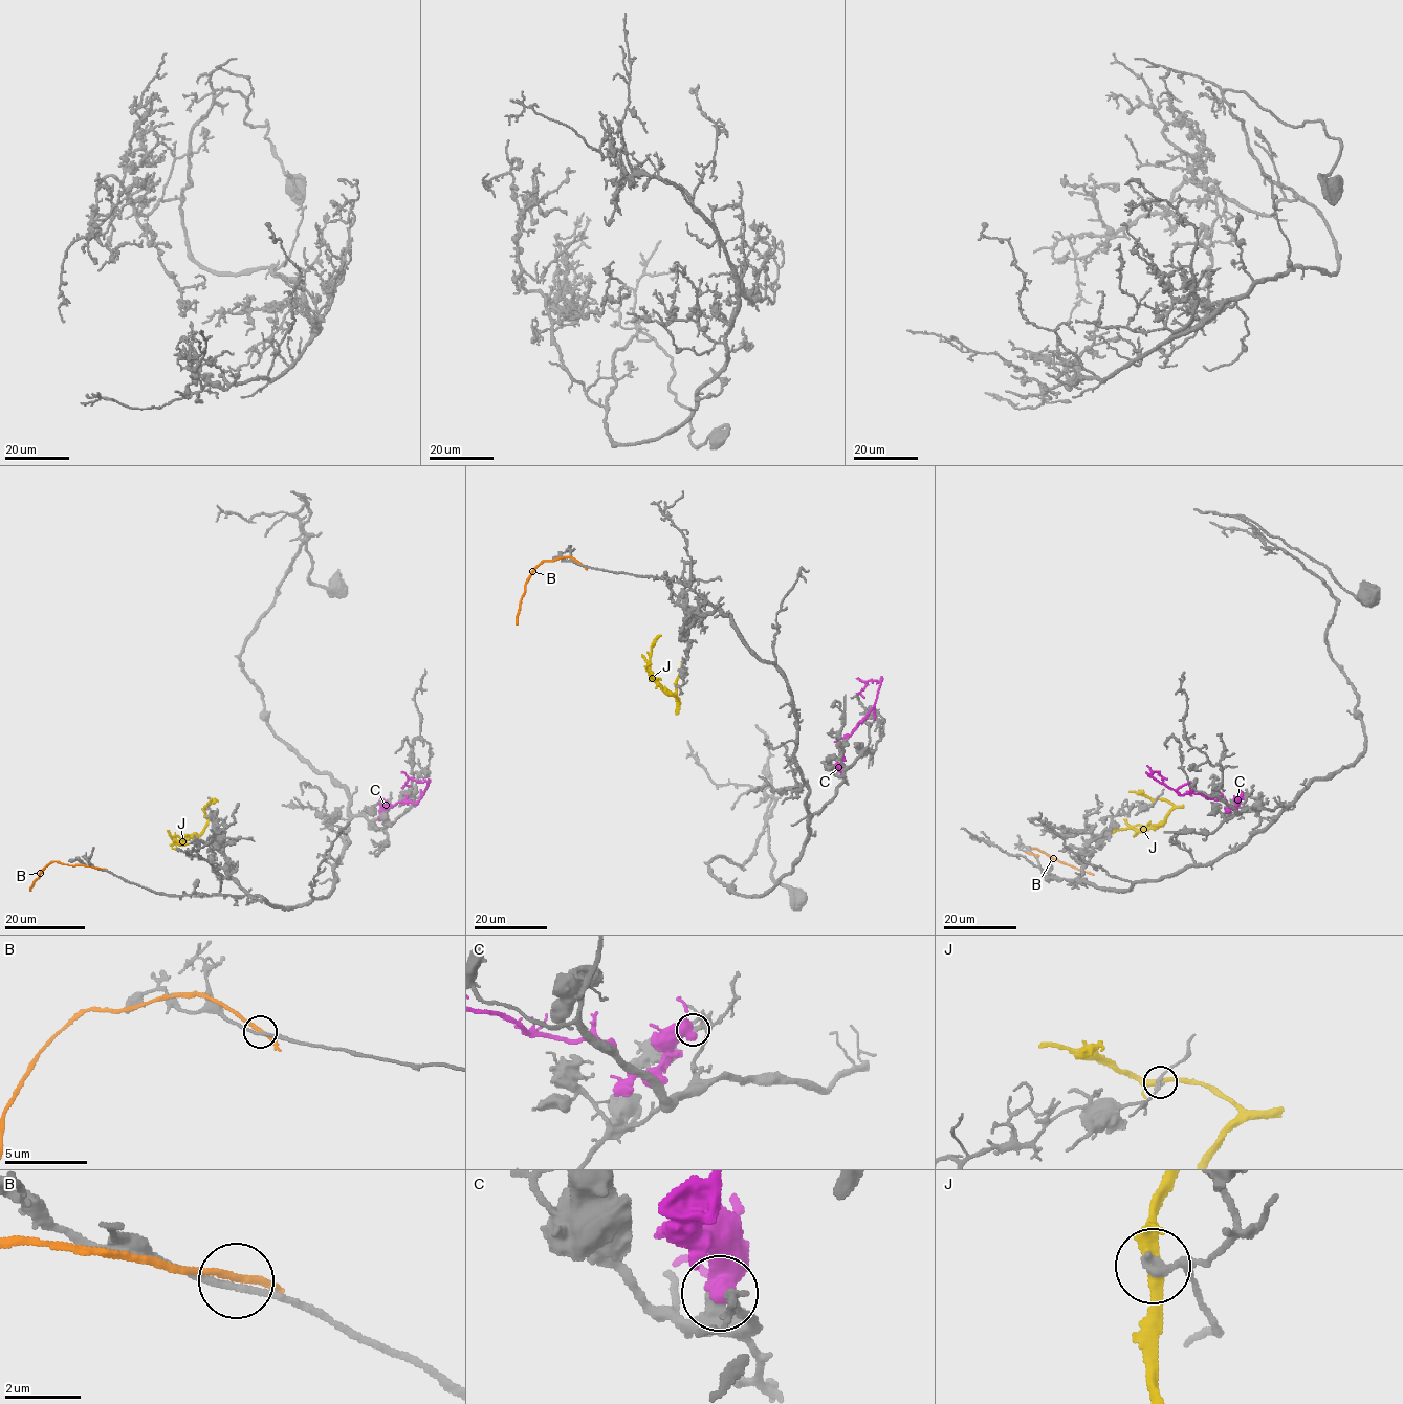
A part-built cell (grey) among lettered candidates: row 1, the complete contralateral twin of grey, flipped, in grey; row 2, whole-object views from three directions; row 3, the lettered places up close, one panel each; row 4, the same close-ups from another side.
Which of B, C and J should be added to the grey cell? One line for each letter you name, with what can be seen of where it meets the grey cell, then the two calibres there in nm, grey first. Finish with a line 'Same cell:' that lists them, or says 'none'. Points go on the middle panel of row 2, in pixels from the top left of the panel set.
C: (841, 773) | 380/550 nm
Same cell: C

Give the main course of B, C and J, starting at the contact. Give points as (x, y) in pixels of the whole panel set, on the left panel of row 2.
B: (102, 870), (52, 861), (40, 872), (29, 891)
C: (385, 806), (385, 816), (386, 808), (414, 804), (426, 783), (409, 779), (404, 783), (410, 785)
J: (203, 808), (207, 820), (199, 835), (185, 835), (180, 841), (175, 840), (188, 845)

